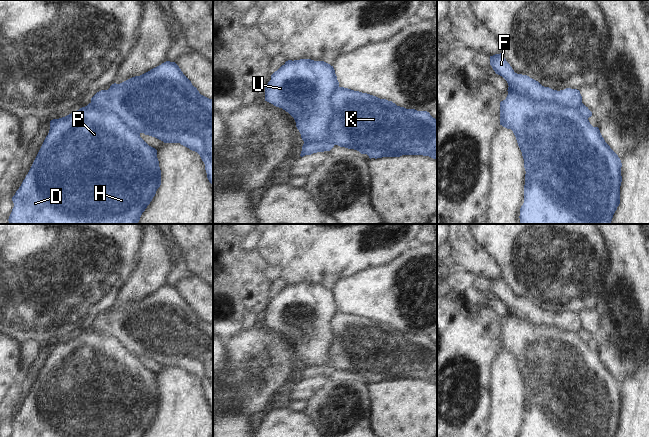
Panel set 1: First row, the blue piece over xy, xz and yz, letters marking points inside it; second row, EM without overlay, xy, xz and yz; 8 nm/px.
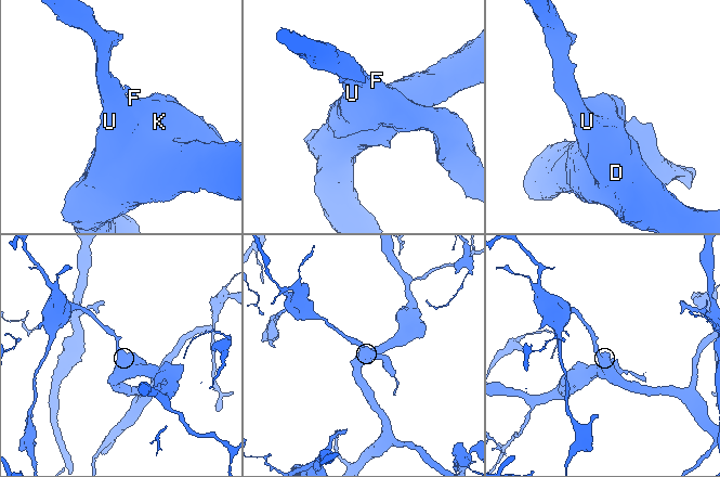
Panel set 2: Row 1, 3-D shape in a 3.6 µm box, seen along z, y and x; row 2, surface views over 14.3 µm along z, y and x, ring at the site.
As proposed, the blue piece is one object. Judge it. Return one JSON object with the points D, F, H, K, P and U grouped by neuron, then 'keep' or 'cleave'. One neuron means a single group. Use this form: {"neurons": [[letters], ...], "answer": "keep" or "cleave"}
{"neurons": [["D", "H", "P", "U"], ["F", "K"]], "answer": "cleave"}

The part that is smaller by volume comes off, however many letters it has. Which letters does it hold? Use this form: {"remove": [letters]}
{"remove": ["F", "K"]}

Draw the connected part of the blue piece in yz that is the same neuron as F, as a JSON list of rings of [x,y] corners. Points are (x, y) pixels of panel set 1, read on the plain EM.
[[[501,277],[490,280],[490,289],[496,298],[507,305],[509,311],[516,315],[527,317],[534,323],[554,324],[575,332],[579,332],[582,329],[582,320],[579,314],[566,312],[557,315],[544,311],[527,299],[515,297]]]

